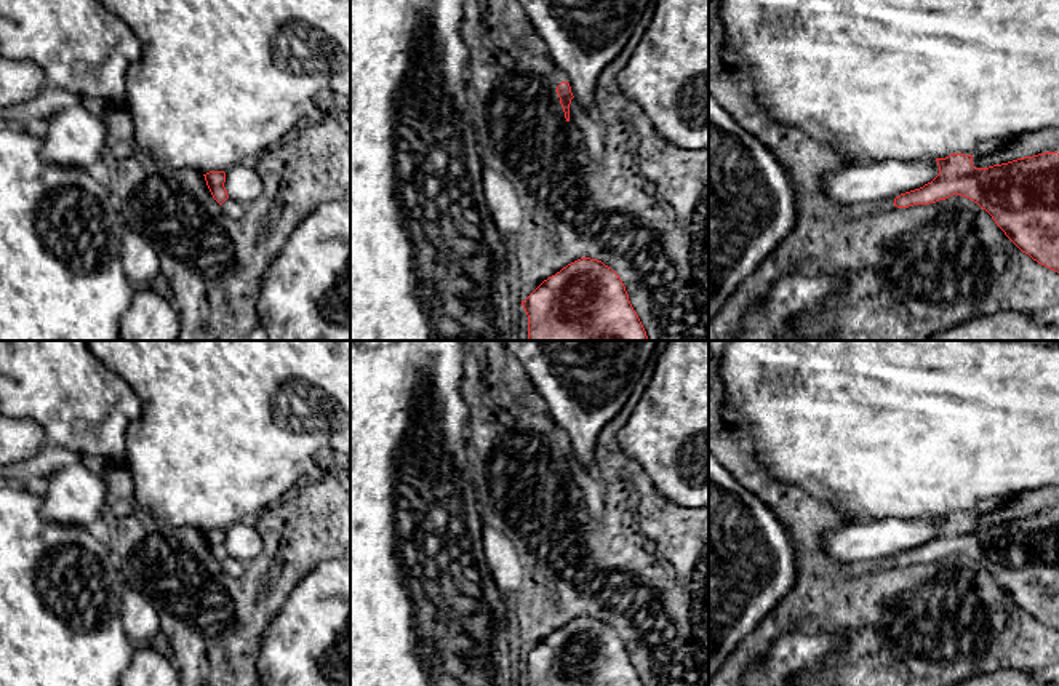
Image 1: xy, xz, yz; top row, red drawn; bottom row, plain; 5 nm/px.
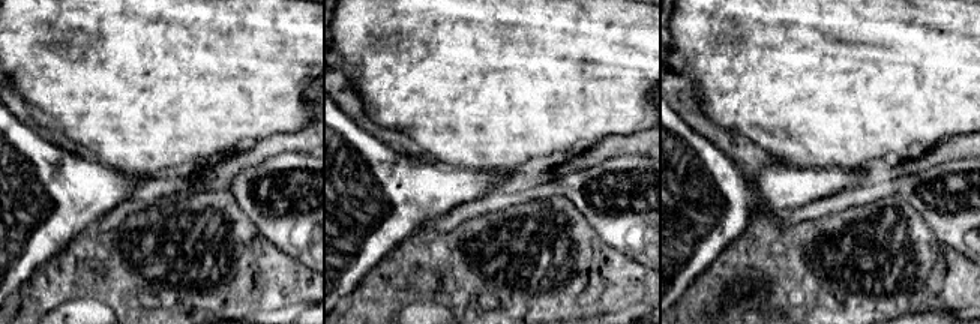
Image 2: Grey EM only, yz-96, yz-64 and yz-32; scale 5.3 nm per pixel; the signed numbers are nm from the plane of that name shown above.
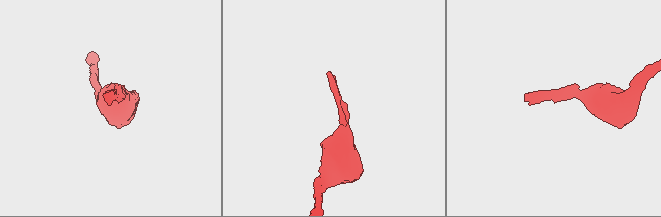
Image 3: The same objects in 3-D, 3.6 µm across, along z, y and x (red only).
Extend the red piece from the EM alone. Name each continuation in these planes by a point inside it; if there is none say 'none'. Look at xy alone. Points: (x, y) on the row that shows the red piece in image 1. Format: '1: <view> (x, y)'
1: xy (231, 208)

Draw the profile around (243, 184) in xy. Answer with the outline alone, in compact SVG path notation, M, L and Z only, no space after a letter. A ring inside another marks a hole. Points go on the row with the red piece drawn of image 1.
M253 162L240 163L224 173L224 187L227 190L229 198L248 206L261 195L264 184L258 171L254 170Z

